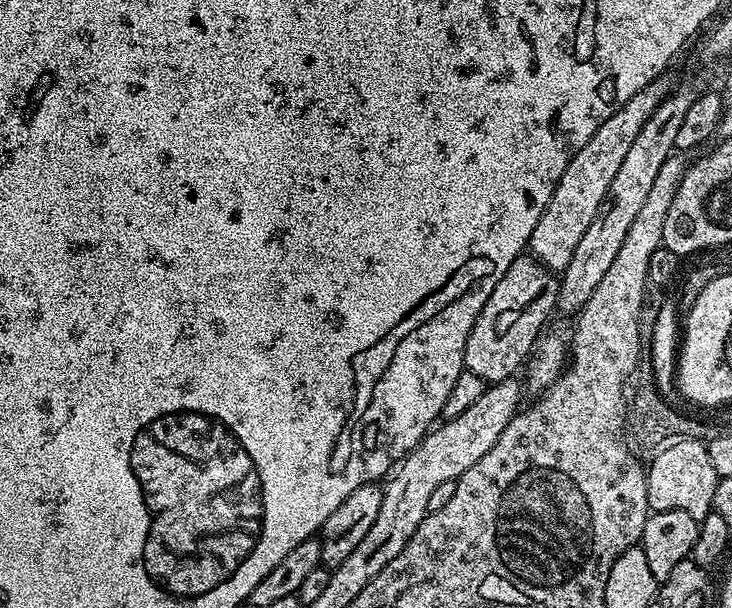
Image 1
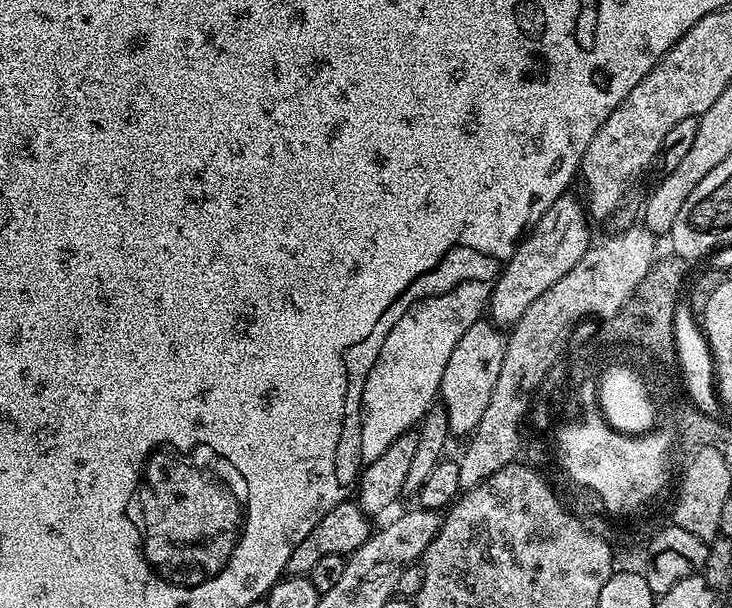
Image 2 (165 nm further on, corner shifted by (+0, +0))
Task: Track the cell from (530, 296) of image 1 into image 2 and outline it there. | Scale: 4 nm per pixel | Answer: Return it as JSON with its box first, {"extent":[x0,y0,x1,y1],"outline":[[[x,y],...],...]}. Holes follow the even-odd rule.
{"extent":[439,318,507,437],"outline":[[[484,318],[477,320],[470,330],[466,330],[466,334],[462,334],[462,338],[458,338],[458,346],[454,346],[454,354],[450,354],[446,370],[442,370],[439,395],[448,415],[449,433],[453,437],[471,437],[478,422],[482,422],[482,414],[486,414],[490,394],[494,394],[494,385],[498,382],[498,373],[502,371],[507,345],[507,335]]]}

